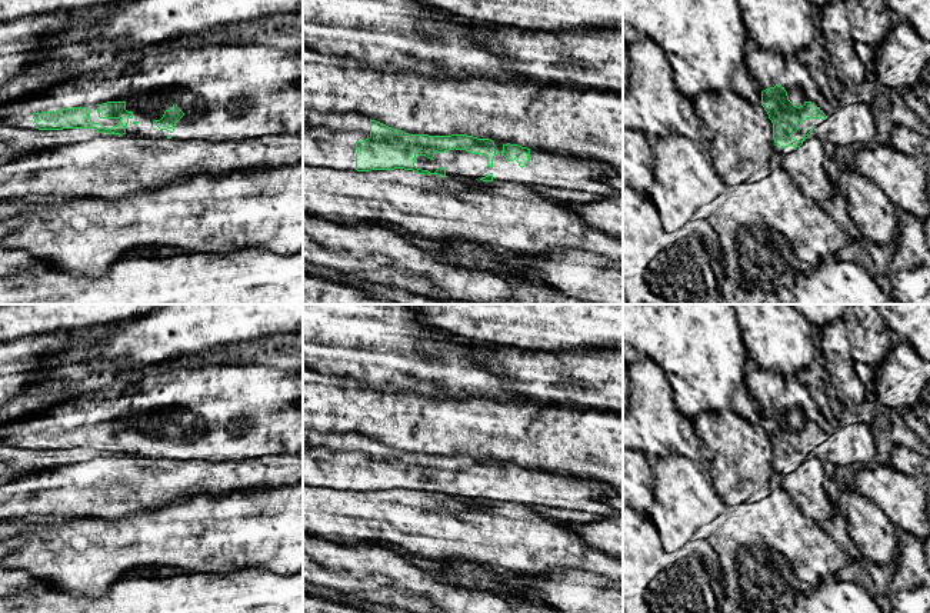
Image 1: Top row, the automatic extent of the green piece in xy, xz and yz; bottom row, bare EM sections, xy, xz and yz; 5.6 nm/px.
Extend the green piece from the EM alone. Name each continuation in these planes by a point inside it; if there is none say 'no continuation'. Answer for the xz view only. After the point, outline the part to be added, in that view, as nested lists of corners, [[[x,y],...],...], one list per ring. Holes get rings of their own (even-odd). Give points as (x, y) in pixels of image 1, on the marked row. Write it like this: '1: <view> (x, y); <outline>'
1: xz (329, 140); [[[303,109],[303,164],[356,170],[356,143],[370,137],[370,119]]]
2: xz (544, 167); [[[456,149],[444,153],[436,151],[431,160],[417,151],[414,166],[430,173],[434,173],[439,167],[444,167],[446,176],[457,180],[481,179],[491,173],[493,181],[506,186],[551,186],[591,193],[603,200],[623,200],[623,191],[611,184],[613,179],[623,176],[617,169],[603,161],[563,156],[549,150],[530,150],[530,161],[523,169],[516,160],[509,161],[501,153],[494,156],[493,167],[490,169],[486,156]]]

